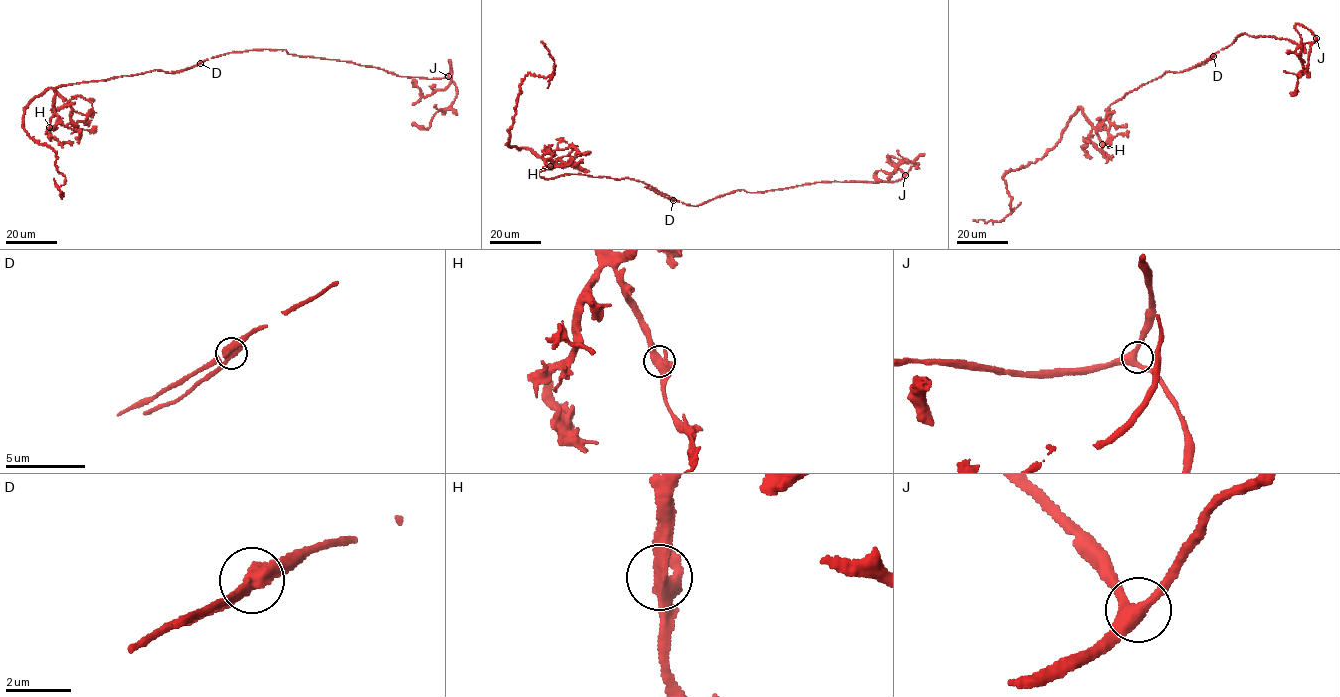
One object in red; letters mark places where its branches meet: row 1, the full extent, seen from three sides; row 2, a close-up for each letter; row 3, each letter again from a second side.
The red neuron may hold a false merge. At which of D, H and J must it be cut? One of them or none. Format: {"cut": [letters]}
{"cut": ["D"]}

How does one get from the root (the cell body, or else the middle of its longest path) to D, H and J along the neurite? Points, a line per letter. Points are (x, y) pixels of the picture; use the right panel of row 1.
D: (1183, 71), (1213, 56)
H: (1183, 71), (1165, 72), (1111, 104), (1110, 116), (1101, 121), (1096, 128), (1102, 144)
J: (1183, 71), (1210, 58), (1243, 33), (1287, 38), (1297, 44), (1316, 42), (1316, 38)

